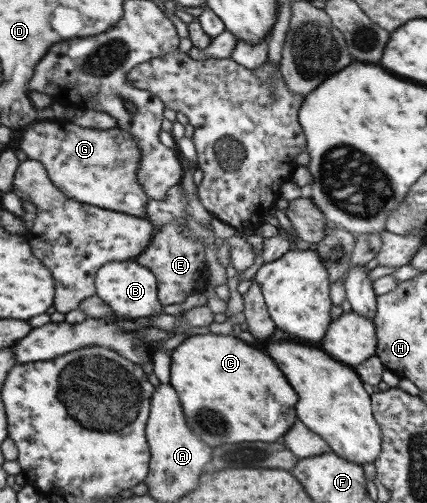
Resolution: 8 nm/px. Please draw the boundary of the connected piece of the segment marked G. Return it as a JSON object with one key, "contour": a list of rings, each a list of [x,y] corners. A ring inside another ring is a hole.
{"contour":[[[36,120],[31,127],[24,129],[22,138],[21,151],[28,159],[39,161],[50,181],[69,198],[147,219],[150,198],[136,177],[141,149],[126,130],[119,127],[95,130],[65,120]]]}

